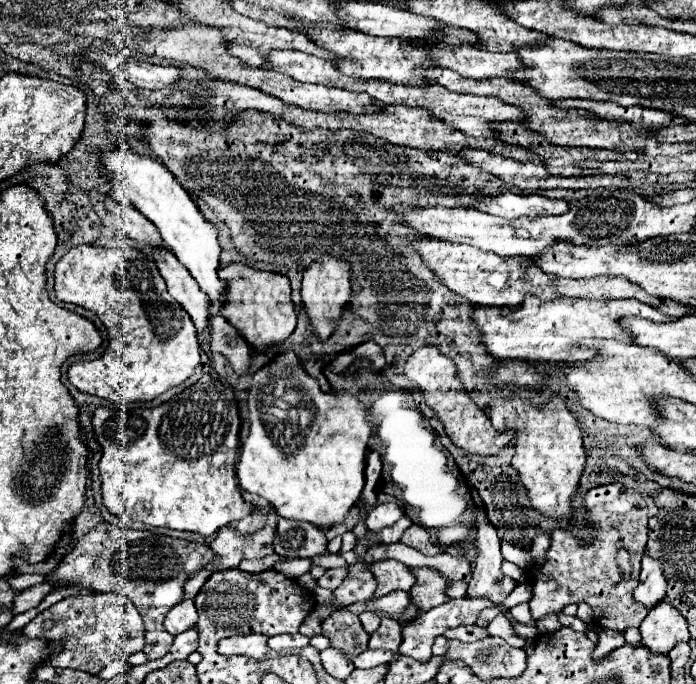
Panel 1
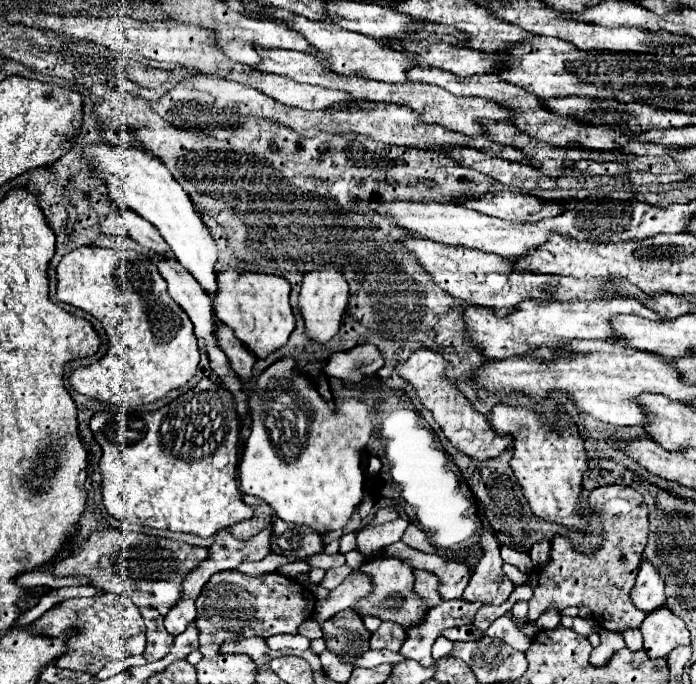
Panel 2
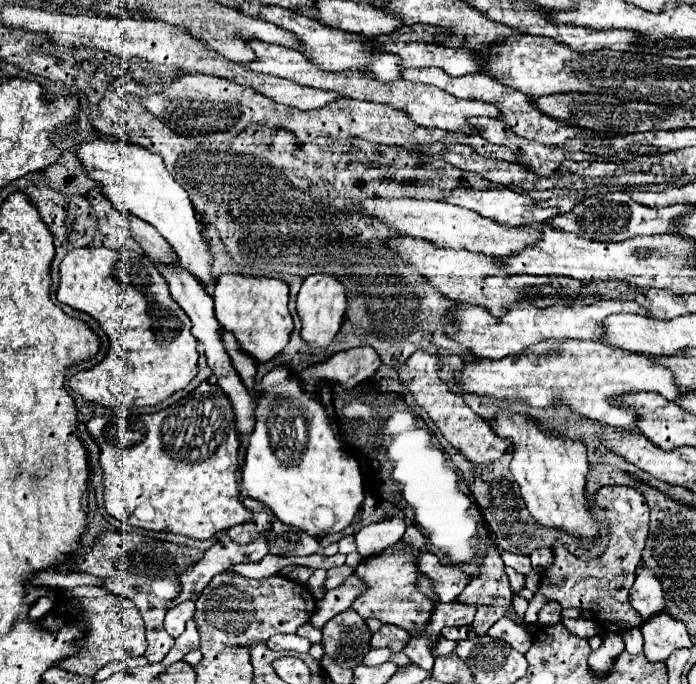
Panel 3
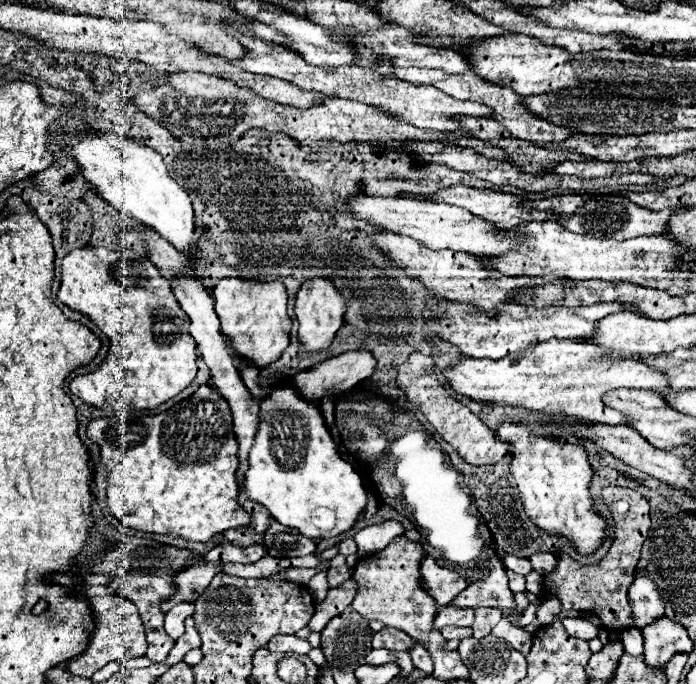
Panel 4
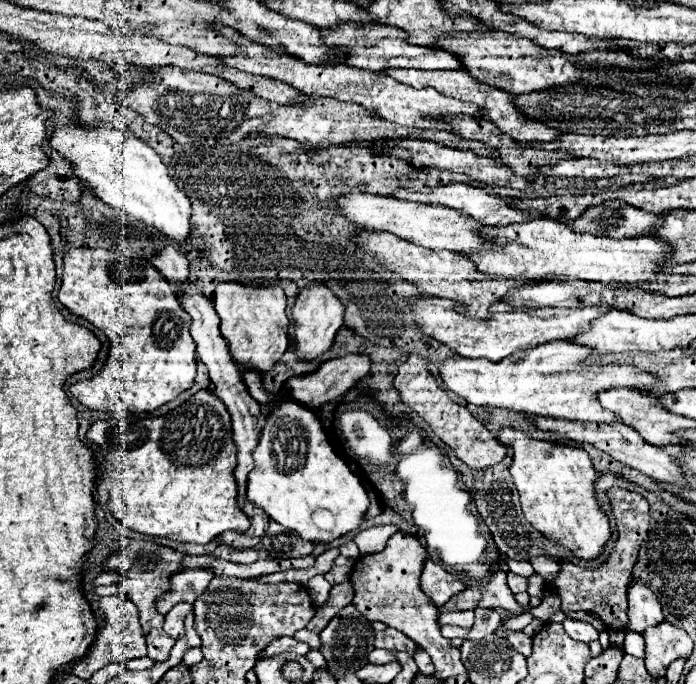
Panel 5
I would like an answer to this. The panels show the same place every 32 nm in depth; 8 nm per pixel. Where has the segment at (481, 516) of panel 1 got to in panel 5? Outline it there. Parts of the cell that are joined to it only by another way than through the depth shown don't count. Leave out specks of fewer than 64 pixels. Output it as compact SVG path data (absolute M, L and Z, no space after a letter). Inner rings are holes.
M498 564L492 566L486 582L468 586L440 610L474 610L474 608L506 608L512 614L522 612L522 608L514 600L514 594L508 588L506 572Z

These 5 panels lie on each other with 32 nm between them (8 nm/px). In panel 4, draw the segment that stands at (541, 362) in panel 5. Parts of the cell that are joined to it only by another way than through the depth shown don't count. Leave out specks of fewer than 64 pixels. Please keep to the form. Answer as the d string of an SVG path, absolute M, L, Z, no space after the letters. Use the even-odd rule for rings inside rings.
M548 340L502 360L462 358L458 366L448 368L444 374L460 396L506 406L524 406L528 410L540 412L566 412L568 416L576 416L586 422L602 422L610 426L632 424L624 412L612 410L604 404L602 398L608 392L620 388L638 388L660 392L664 398L674 394L668 384L668 376L662 370L650 368L642 358L626 358L586 340Z

